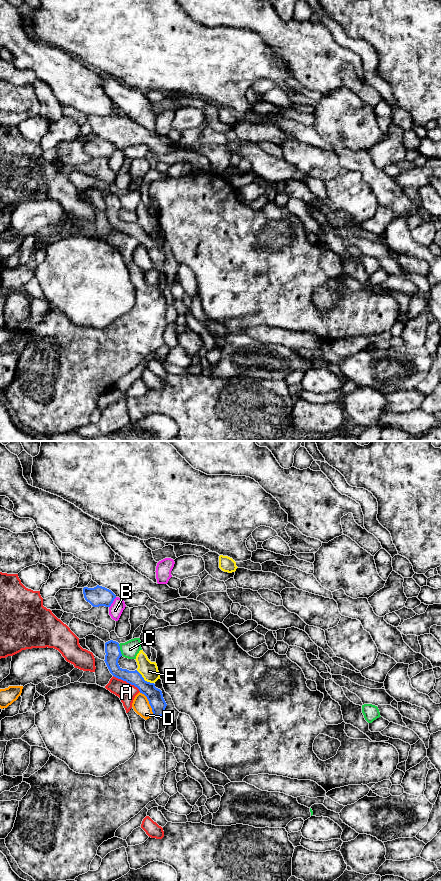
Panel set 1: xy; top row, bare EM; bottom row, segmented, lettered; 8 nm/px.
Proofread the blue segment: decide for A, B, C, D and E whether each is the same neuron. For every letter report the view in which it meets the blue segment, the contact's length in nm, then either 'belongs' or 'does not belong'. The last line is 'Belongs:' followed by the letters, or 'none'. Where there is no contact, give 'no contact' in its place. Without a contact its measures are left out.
A: xy | 260 nm | does not belong
B: xy | 110 nm | does not belong
C: xy | 100 nm | does not belong
D: xy | 220 nm | does not belong
E: xy | 180 nm | does not belong
Belongs: none

